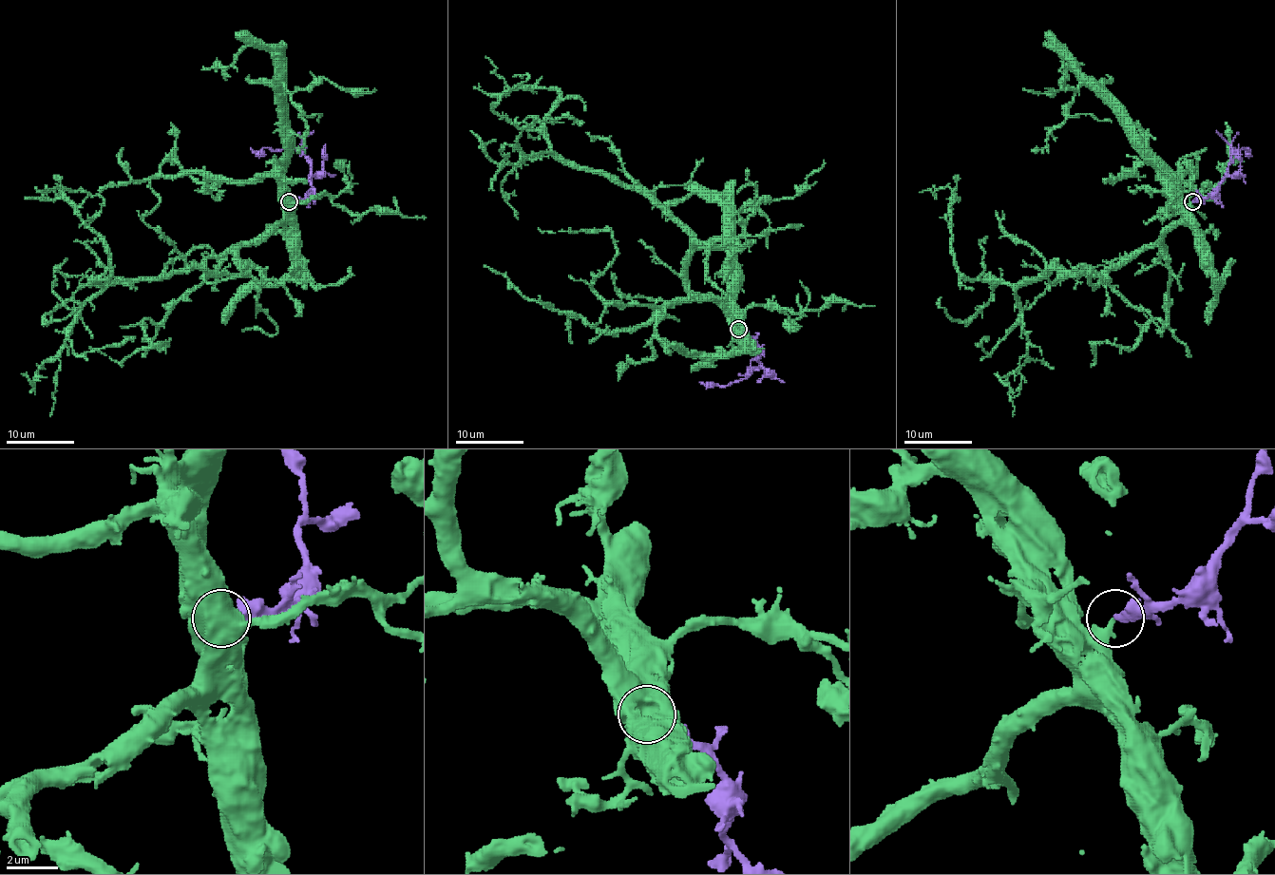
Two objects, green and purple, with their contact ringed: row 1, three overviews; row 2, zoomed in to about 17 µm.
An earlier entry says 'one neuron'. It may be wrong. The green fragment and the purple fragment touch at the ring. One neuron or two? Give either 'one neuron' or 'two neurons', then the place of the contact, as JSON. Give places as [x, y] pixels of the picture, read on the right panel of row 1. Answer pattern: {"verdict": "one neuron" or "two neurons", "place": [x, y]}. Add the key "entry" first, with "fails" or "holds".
{"entry": "holds", "verdict": "one neuron", "place": [1192, 201]}

